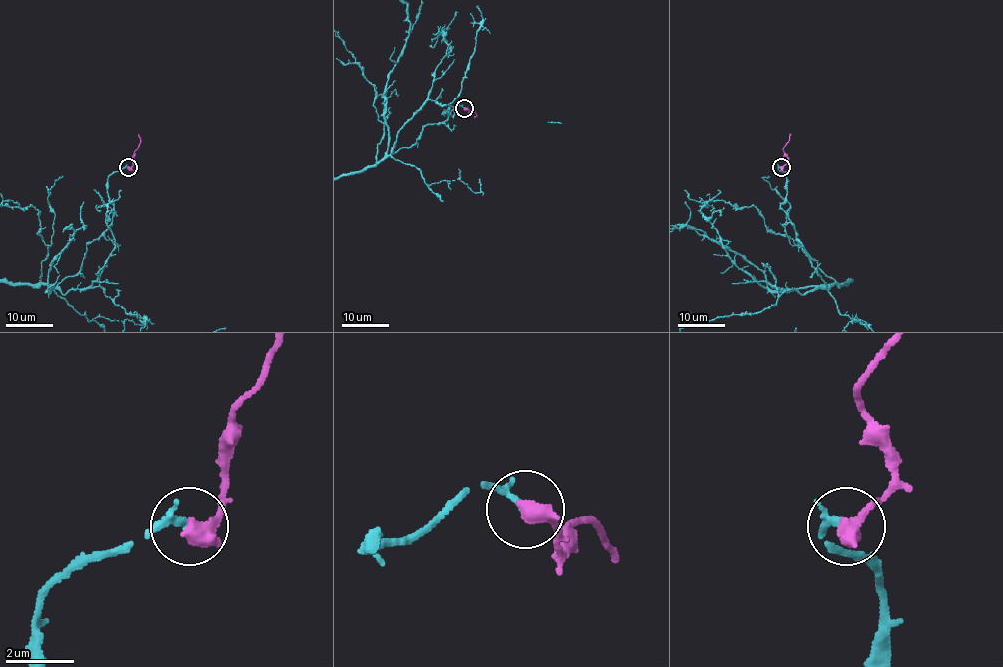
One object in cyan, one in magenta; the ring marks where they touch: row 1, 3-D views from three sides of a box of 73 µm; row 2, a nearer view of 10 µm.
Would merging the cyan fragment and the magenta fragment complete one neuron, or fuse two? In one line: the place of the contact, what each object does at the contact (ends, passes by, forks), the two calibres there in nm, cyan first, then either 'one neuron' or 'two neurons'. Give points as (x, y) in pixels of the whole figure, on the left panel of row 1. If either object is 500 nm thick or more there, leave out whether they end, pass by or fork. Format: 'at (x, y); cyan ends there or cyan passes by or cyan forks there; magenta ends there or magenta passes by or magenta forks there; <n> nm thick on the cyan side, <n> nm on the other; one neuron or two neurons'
at (128, 167); 110 nm thick on the cyan side, 500 nm on the other; one neuron

